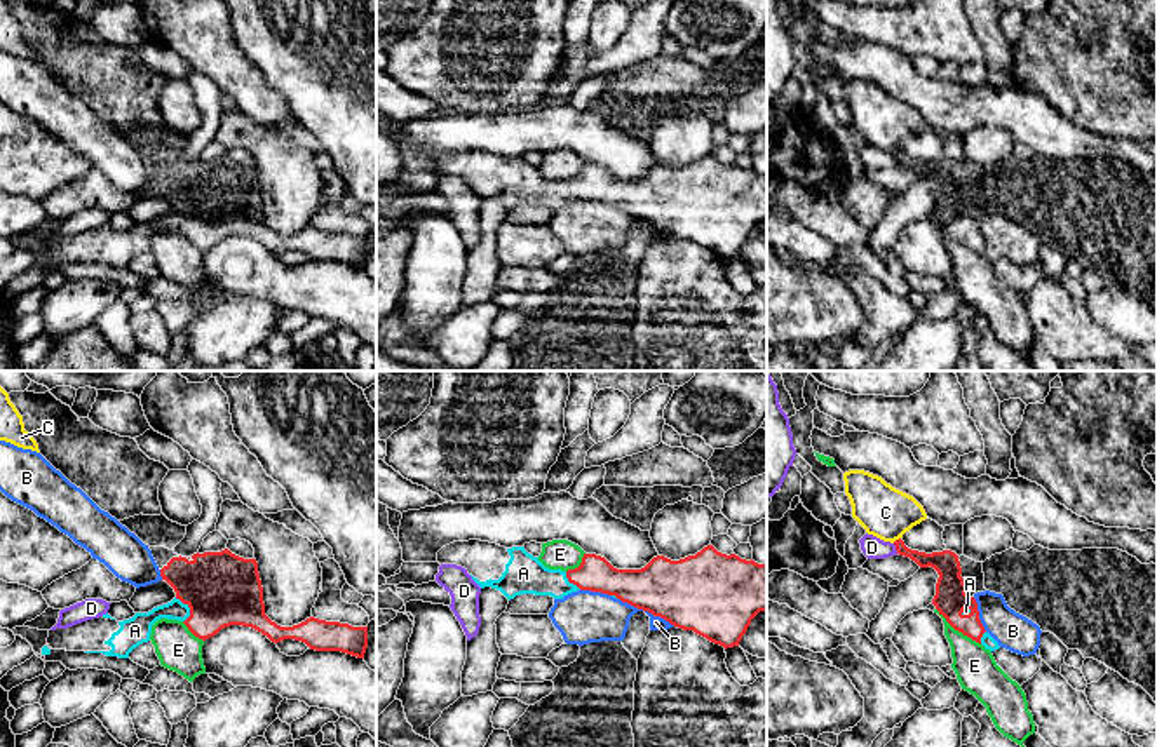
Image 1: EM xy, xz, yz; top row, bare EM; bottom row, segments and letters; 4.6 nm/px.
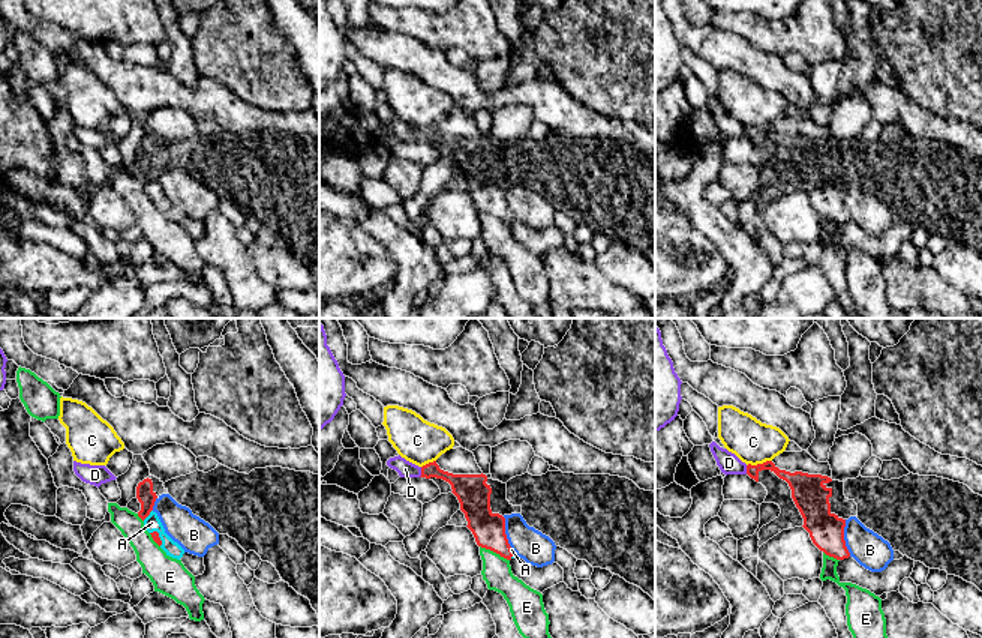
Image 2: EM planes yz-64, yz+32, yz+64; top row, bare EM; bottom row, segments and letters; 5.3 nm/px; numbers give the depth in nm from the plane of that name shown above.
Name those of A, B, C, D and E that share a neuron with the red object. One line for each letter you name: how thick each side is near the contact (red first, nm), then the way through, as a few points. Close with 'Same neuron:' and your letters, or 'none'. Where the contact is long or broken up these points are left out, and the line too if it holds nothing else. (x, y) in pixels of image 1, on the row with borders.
A: Thickness 340 nm (red) against 110 nm
Same neuron: A

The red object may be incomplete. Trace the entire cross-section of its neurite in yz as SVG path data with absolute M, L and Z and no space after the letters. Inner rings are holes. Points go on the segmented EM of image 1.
M899 538L894 542L899 555L910 557L920 568L934 568L939 575L936 583L936 596L932 604L946 618L946 622L964 636L983 644L986 649L998 649L998 643L984 630L978 602L967 594L967 585L964 583L962 568L958 555L951 550L943 552L918 552L911 550Z

